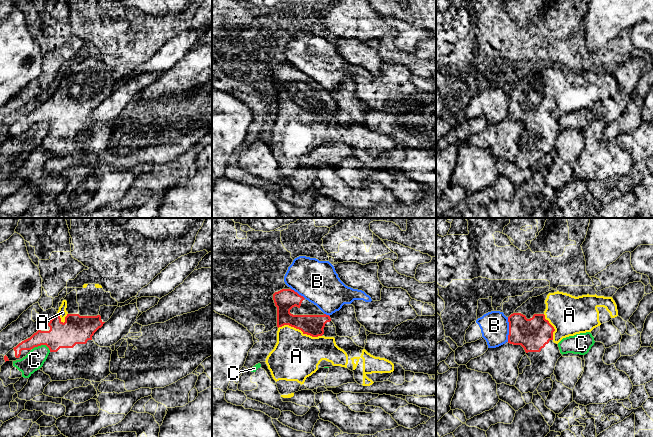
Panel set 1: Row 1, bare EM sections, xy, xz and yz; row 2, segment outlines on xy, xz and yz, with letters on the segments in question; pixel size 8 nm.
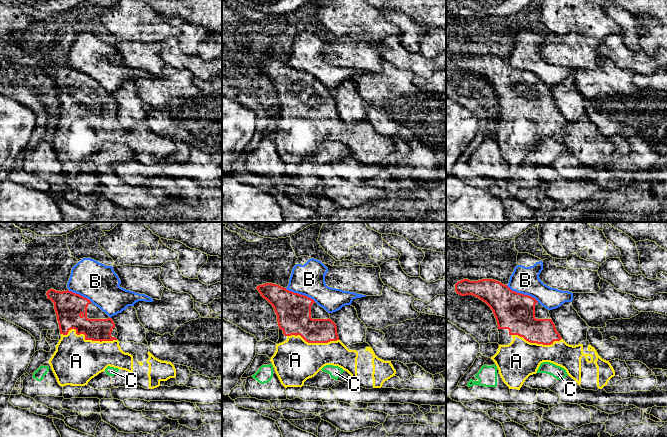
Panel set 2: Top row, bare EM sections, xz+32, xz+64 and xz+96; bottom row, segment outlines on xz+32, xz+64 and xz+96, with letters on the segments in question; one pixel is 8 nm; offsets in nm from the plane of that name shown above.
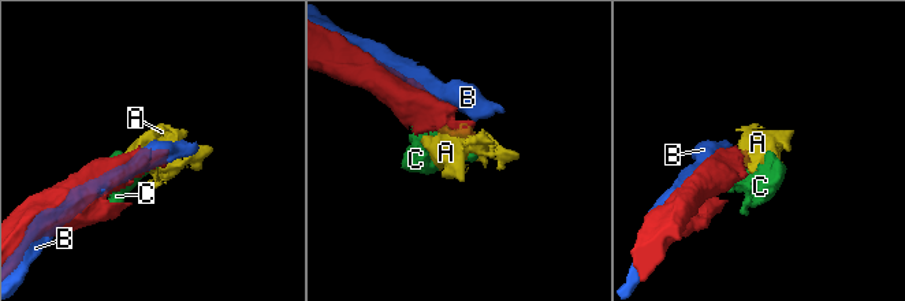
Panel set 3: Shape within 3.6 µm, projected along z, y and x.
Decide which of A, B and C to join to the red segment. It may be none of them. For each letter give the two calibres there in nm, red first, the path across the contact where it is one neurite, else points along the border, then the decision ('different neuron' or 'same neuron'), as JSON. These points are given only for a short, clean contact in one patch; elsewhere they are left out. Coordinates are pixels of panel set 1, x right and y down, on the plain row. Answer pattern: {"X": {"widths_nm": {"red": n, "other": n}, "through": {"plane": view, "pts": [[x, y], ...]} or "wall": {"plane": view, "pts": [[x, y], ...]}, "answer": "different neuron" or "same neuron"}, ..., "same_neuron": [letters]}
{"A": {"widths_nm": {"red": 170, "other": 380}, "answer": "same neuron"}, "B": {"widths_nm": {"red": 260, "other": 240}, "answer": "different neuron"}, "C": {"widths_nm": {"red": 200, "other": 160}, "wall": {"plane": "xy", "pts": [[35, 122], [45, 121], [50, 127]]}, "answer": "different neuron"}, "same_neuron": ["A"]}

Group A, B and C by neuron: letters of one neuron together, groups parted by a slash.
A / B / C

